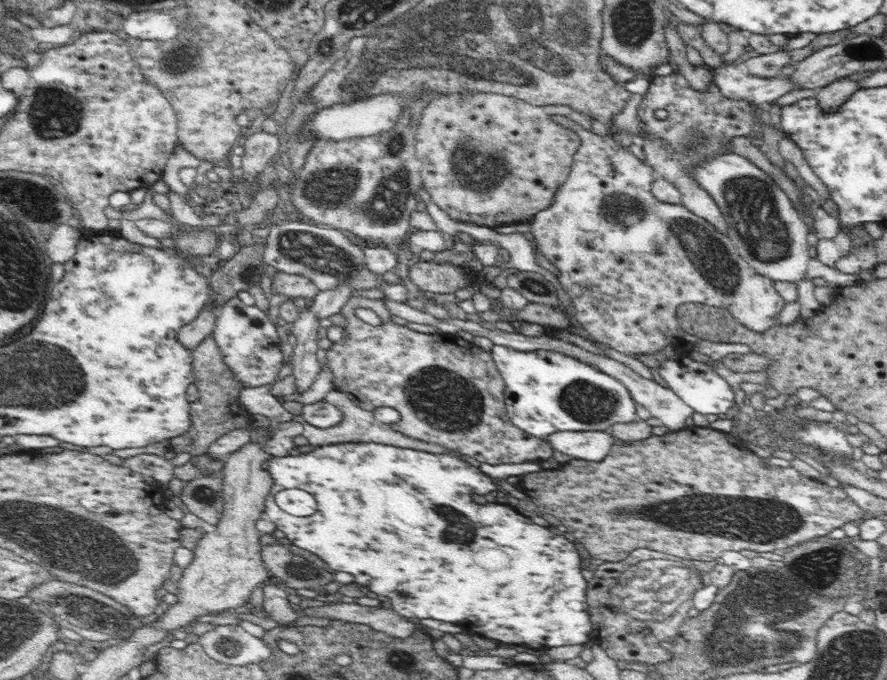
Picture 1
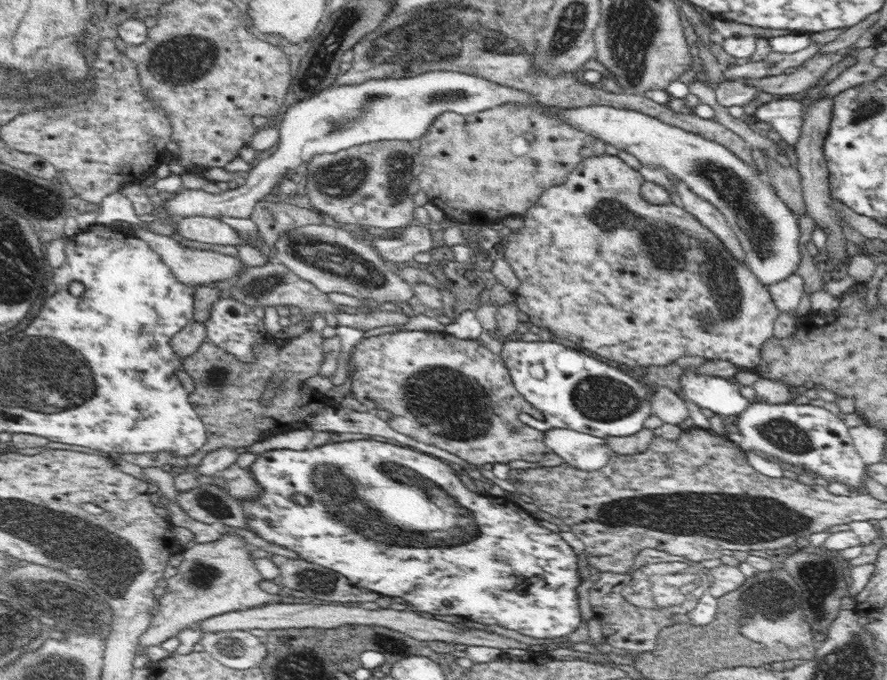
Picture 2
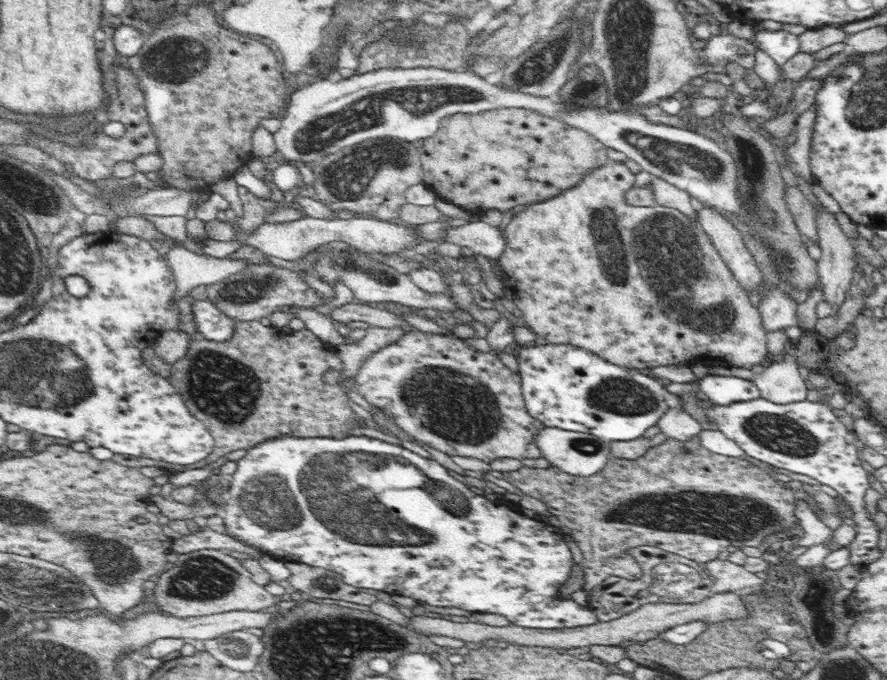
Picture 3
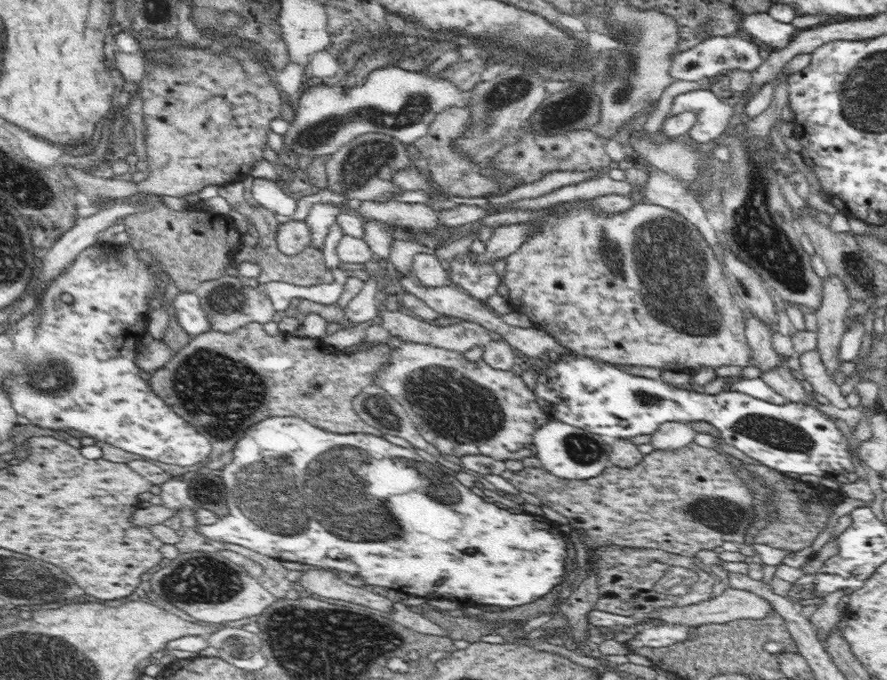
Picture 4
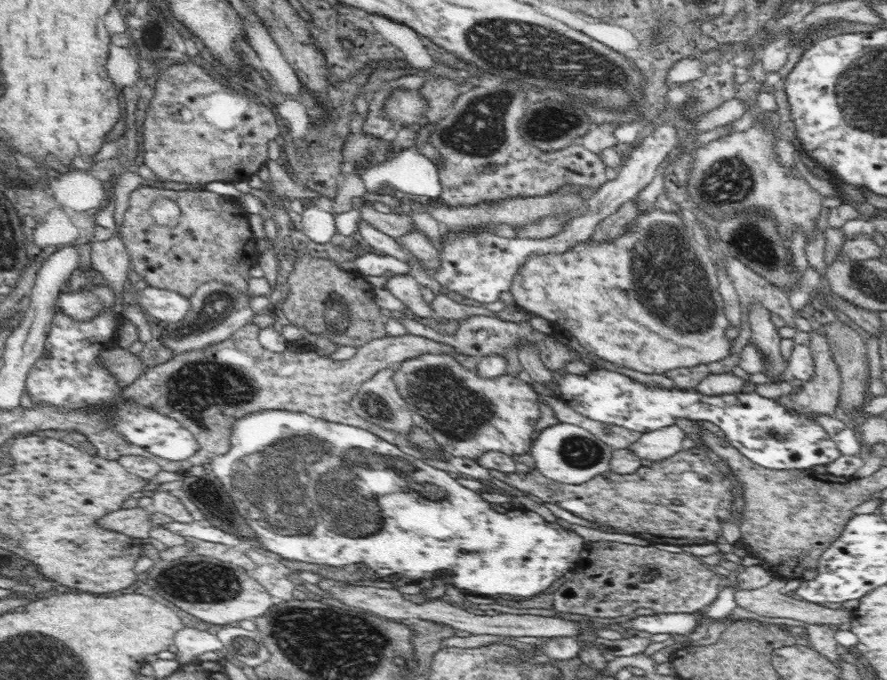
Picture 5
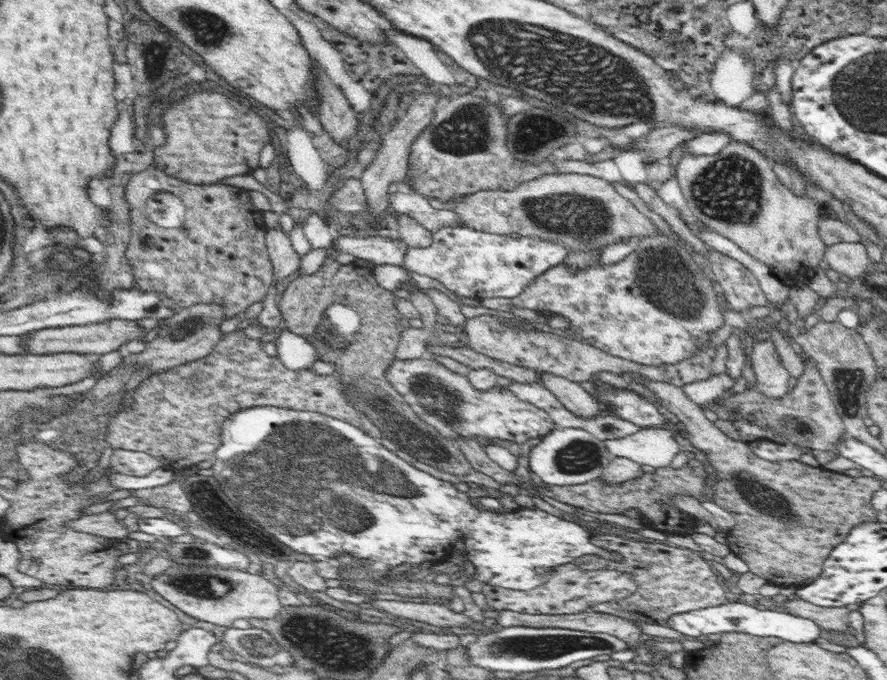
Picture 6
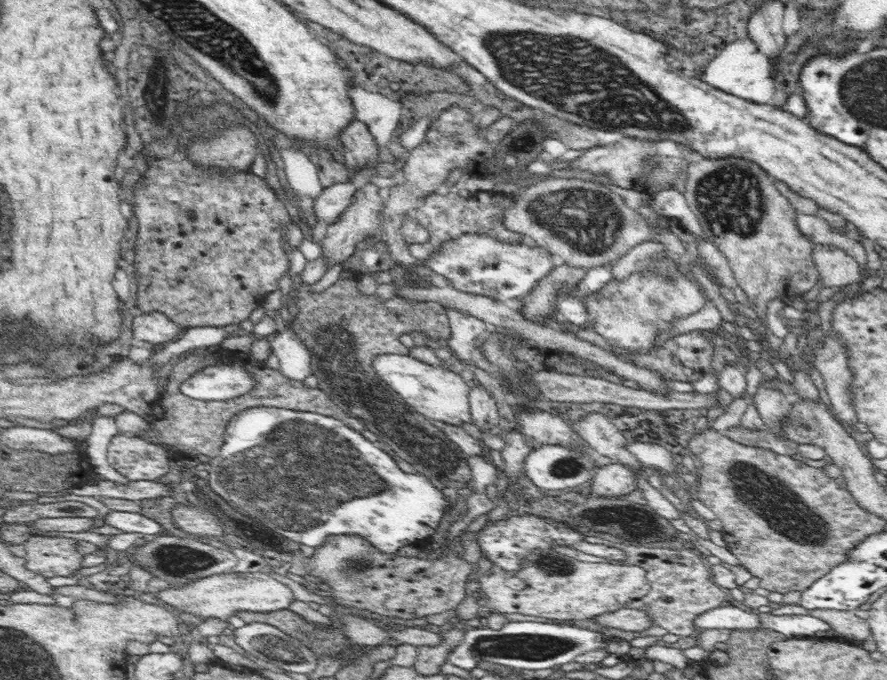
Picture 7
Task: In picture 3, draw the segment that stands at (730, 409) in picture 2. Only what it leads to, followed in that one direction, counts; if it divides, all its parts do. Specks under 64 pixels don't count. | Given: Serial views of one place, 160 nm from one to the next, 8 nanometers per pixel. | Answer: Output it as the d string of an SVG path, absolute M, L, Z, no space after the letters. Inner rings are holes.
M725 375L705 376L699 380L699 391L704 392L712 404L718 405L761 397L758 387L752 381Z

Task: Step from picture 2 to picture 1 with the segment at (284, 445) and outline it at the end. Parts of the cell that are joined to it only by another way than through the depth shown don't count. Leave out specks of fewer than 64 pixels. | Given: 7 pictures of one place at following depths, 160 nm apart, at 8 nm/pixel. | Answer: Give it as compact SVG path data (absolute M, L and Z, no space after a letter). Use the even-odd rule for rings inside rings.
M335 388L329 391L326 396L323 398L328 400L328 403L334 404L342 412L342 422L332 426L330 428L316 428L313 425L307 423L303 418L300 418L304 429L302 436L308 440L308 444L312 446L322 446L322 445L331 445L338 443L346 442L376 442L378 444L387 444L390 446L400 446L400 448L412 448L412 450L422 450L424 452L433 452L438 454L438 452L446 452L446 454L452 454L448 448L444 446L434 446L431 442L424 442L423 440L410 438L400 431L394 430L391 426L376 420L372 416L372 412L368 412L360 408L360 406L355 405L353 400L348 398L348 395L336 390Z

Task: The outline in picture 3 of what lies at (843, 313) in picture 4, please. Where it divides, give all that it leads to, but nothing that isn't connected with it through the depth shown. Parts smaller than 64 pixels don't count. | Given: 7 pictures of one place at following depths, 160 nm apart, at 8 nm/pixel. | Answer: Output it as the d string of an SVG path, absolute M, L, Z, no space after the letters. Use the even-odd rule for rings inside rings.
M822 205L819 209L815 209L816 228L818 229L818 243L821 248L821 257L817 262L817 276L819 277L818 288L822 289L823 300L825 300L836 313L842 306L842 302L848 297L848 290L853 280L854 268L857 265L856 253L854 251L853 242L840 229L834 213L827 212Z

